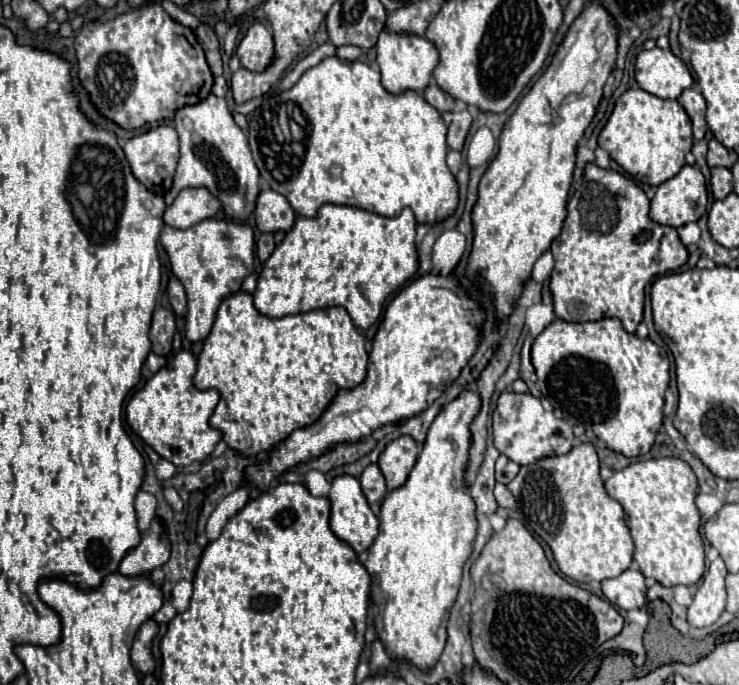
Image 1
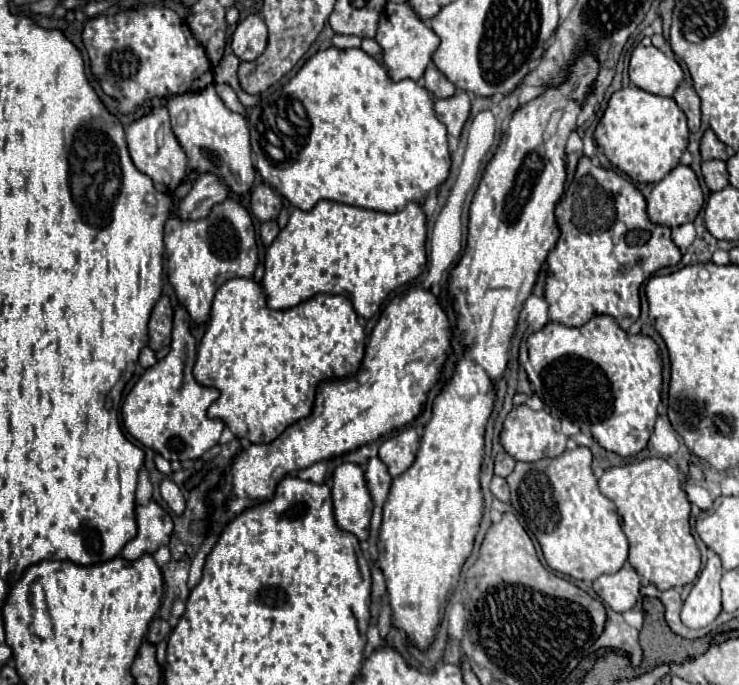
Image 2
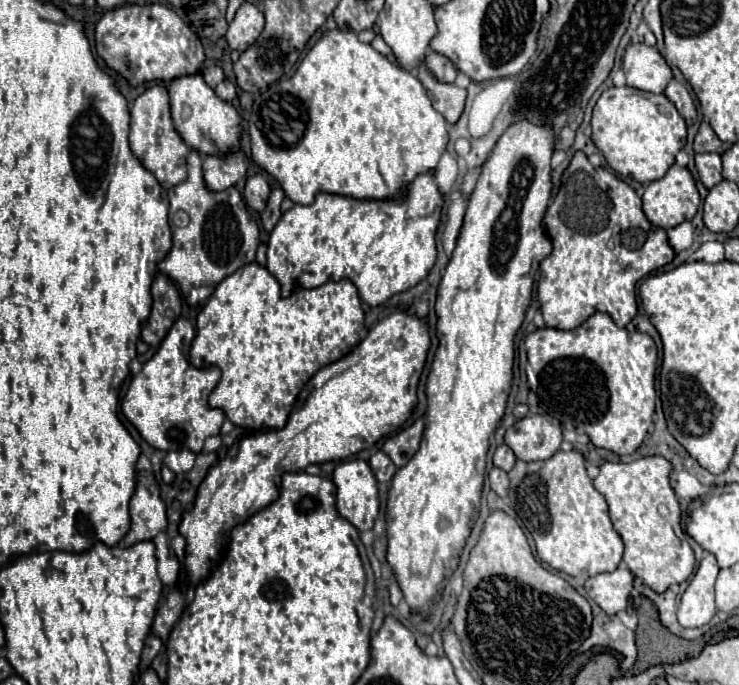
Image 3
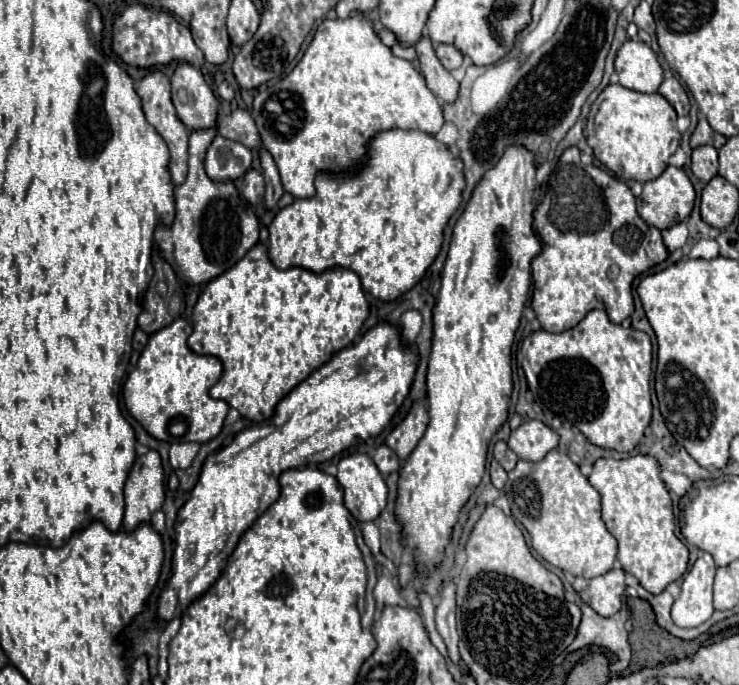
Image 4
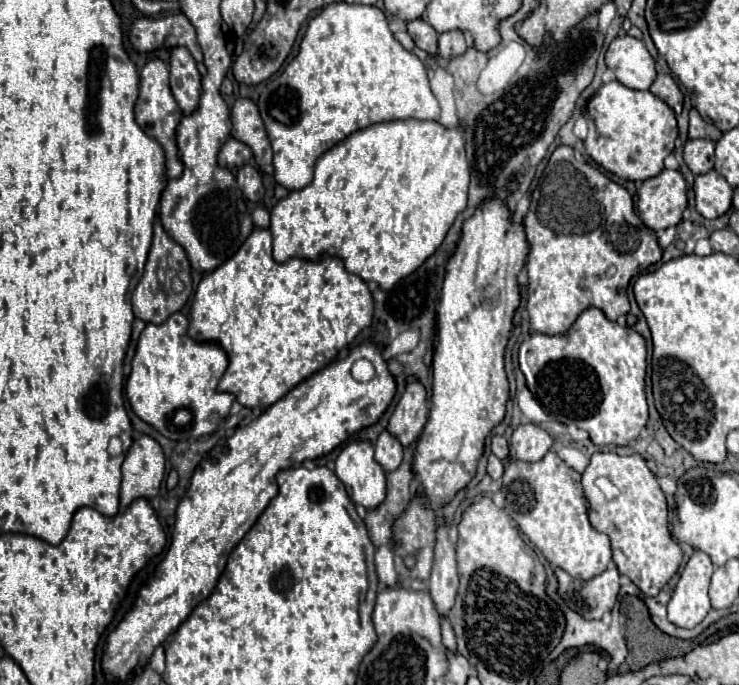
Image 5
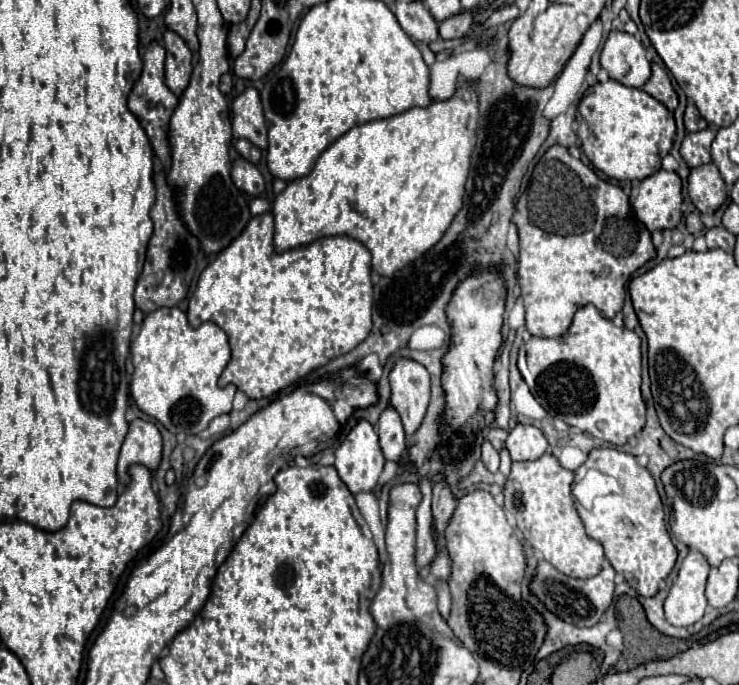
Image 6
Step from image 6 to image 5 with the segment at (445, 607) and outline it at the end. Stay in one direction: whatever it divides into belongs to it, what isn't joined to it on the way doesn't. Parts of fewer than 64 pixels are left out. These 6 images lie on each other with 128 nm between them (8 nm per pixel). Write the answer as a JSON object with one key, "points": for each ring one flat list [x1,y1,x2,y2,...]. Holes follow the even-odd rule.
{"points":[[446,618,444,624,442,624,442,644,446,646,448,652,452,652,452,654,458,652,458,650,456,650,456,636,454,636,454,630,452,630,450,622,448,622,448,618]]}

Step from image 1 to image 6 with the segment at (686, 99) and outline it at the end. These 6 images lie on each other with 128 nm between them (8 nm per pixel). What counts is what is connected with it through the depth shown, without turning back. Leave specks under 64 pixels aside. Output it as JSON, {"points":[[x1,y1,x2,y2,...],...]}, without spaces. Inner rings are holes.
{"points":[[658,64,652,66,652,76,650,76,650,80,644,84,642,90,644,90,646,94,654,96,656,100,660,100,670,112,676,110,676,106,678,106,678,96,676,96,674,88,672,88,672,82,670,82,668,72,666,72,664,68,660,68]]}

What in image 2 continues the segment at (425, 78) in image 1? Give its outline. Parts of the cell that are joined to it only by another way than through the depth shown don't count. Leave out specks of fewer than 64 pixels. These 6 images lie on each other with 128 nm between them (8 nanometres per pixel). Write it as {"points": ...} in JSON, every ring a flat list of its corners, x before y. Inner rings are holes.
{"points":[[388,2,382,16,380,16,380,26,376,34,376,42,382,48,384,54,384,66,388,70,388,76,392,80,420,80,426,72,426,68,432,62,432,56,440,44,440,38,428,28,428,24,420,22,414,14,414,10,408,4,392,4]]}

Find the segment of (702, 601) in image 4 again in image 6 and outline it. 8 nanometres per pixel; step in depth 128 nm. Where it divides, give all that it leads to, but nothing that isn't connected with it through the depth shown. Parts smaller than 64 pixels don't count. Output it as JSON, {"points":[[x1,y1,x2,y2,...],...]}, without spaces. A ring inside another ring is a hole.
{"points":[[690,550,664,602,664,614,672,626,690,626,702,620,706,610,704,588,708,572,708,560,698,550]]}

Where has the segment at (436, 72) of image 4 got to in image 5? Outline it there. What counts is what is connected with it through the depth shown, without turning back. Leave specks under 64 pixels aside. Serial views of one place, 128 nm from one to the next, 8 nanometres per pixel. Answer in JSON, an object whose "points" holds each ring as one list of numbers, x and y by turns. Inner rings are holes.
{"points":[[414,20,408,24,408,34,412,36,412,40,416,42,418,48,422,48,424,52,428,52,430,56,438,54,436,42,438,42,438,34,434,32,434,28,424,22,424,20]]}

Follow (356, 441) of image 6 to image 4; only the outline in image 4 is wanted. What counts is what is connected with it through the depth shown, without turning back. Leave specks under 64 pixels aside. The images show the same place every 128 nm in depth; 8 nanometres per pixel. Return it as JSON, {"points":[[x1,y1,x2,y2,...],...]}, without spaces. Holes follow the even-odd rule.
{"points":[[348,454,338,462,336,474,344,488,344,506,358,522,372,522,386,506,388,488,372,458]]}

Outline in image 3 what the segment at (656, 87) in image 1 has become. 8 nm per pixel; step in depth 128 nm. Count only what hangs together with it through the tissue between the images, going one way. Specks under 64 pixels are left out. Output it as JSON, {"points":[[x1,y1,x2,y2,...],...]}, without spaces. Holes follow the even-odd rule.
{"points":[[640,42,626,48,622,70,626,74,628,86,652,94,664,94,664,88,674,76,658,48]]}

